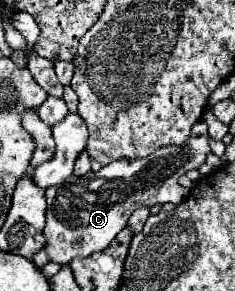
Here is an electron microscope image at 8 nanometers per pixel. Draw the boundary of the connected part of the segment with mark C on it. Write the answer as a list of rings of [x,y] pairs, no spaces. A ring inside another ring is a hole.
[[[198,121],[190,135],[188,147],[174,147],[174,145],[160,147],[158,151],[154,151],[152,155],[148,155],[144,159],[124,159],[122,157],[122,159],[116,159],[116,161],[104,165],[96,173],[90,171],[82,177],[70,175],[64,183],[48,187],[46,189],[48,209],[46,209],[46,227],[44,227],[44,237],[46,237],[44,251],[48,253],[48,257],[54,263],[60,263],[60,265],[70,263],[74,257],[90,257],[96,251],[104,251],[110,245],[110,241],[116,237],[116,233],[126,227],[128,217],[138,207],[152,207],[152,205],[162,205],[162,203],[178,205],[184,199],[184,187],[178,183],[178,177],[190,169],[198,169],[204,163],[208,153],[210,153],[208,127],[204,121]]]

